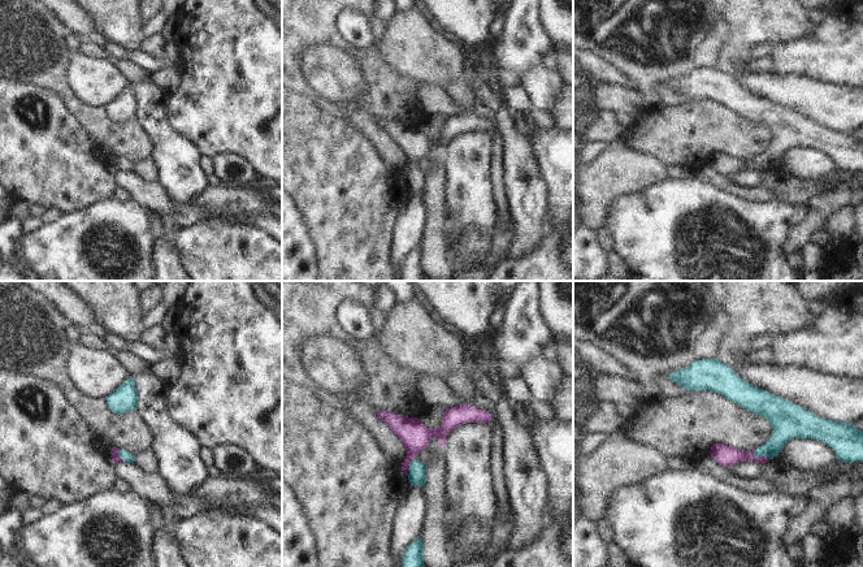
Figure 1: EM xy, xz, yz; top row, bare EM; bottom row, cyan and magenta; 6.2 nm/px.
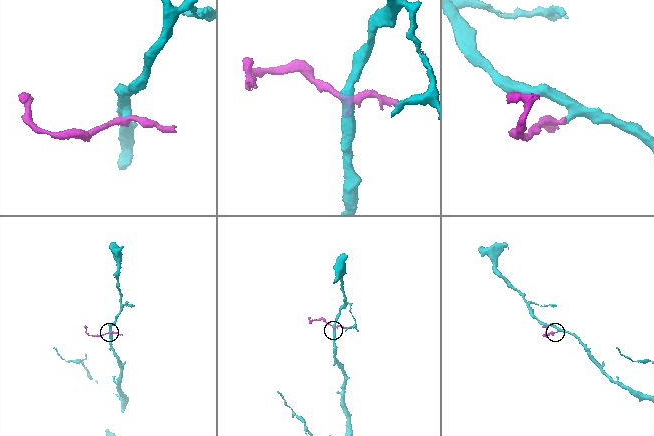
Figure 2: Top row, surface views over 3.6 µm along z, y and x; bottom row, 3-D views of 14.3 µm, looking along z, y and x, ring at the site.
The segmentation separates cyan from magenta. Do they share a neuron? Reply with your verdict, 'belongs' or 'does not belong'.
belongs

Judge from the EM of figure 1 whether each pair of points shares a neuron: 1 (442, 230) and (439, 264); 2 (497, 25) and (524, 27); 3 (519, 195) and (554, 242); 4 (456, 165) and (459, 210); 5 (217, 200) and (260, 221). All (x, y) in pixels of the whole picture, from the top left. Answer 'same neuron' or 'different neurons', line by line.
1: same neuron
2: different neurons
3: different neurons
4: same neuron
5: different neurons

